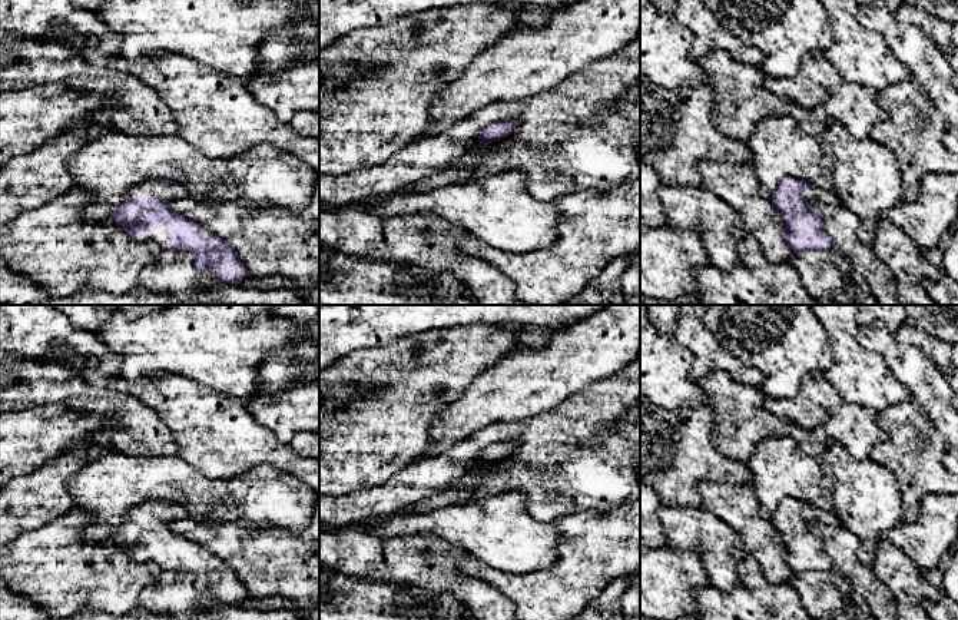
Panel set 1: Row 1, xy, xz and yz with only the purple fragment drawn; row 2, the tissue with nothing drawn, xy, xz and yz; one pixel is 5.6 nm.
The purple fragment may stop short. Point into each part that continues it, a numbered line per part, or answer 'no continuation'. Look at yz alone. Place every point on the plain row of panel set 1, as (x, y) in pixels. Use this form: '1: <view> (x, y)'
1: yz (814, 513)

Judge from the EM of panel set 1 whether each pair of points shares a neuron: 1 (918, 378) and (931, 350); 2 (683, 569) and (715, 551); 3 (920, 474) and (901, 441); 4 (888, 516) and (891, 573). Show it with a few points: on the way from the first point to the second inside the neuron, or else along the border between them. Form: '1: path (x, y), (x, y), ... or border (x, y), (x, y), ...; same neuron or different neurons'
1: border (898, 341), (918, 347), (942, 374); different neurons
2: border (670, 546), (692, 550), (700, 560), (709, 583); different neurons
3: path (918, 466), (915, 456), (910, 450); same neuron
4: border (882, 536), (871, 566); different neurons

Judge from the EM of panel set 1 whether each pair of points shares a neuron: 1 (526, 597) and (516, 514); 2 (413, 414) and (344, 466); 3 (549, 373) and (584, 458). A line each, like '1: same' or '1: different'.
1: different
2: same
3: different

